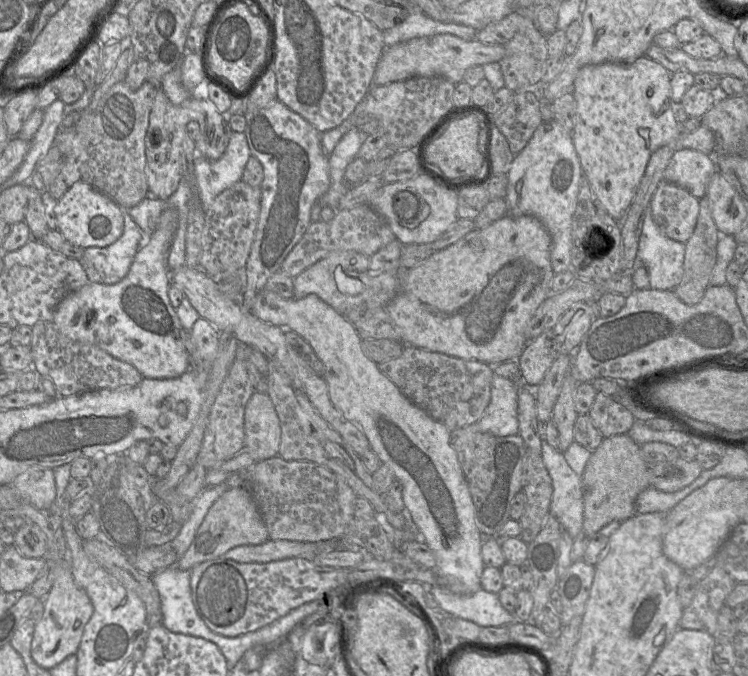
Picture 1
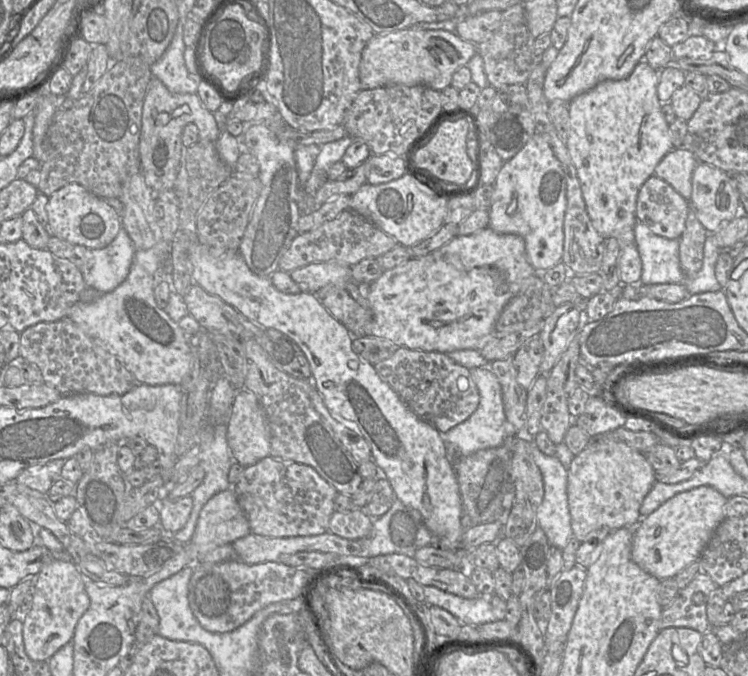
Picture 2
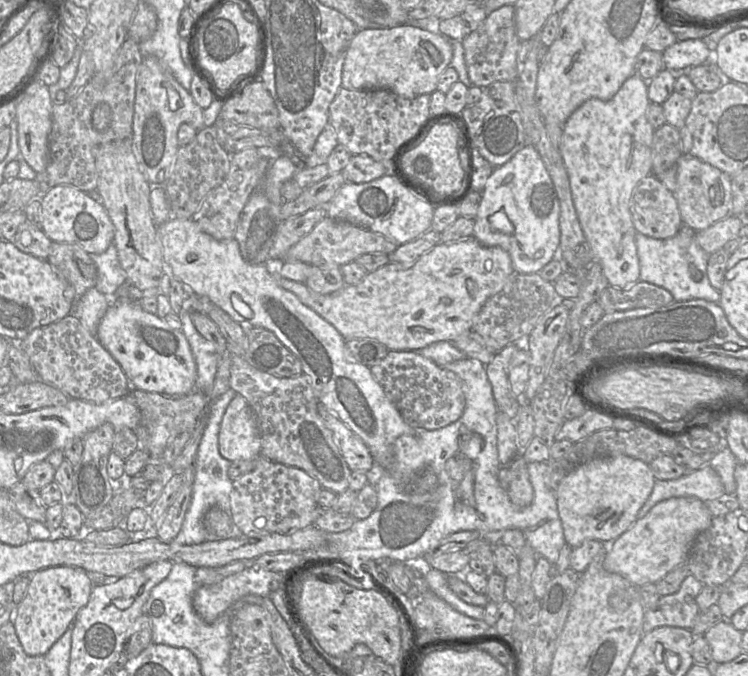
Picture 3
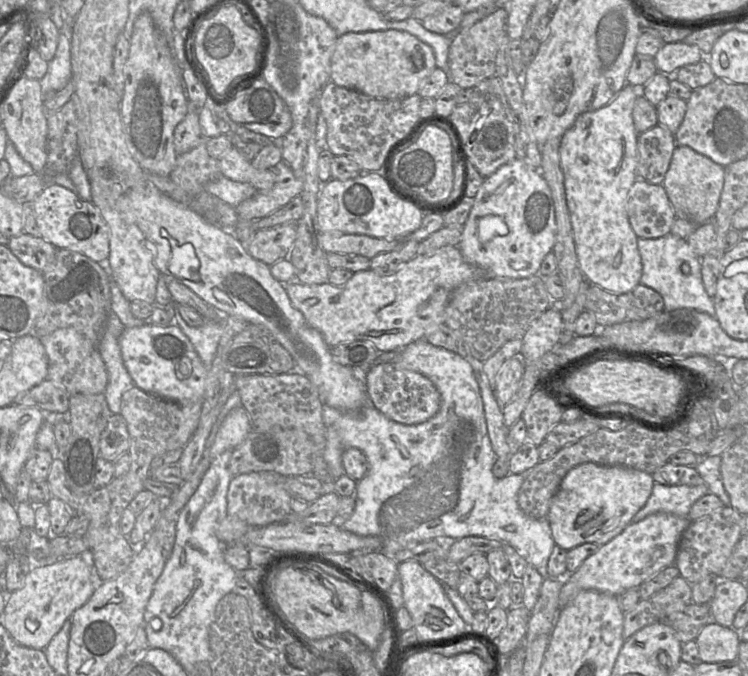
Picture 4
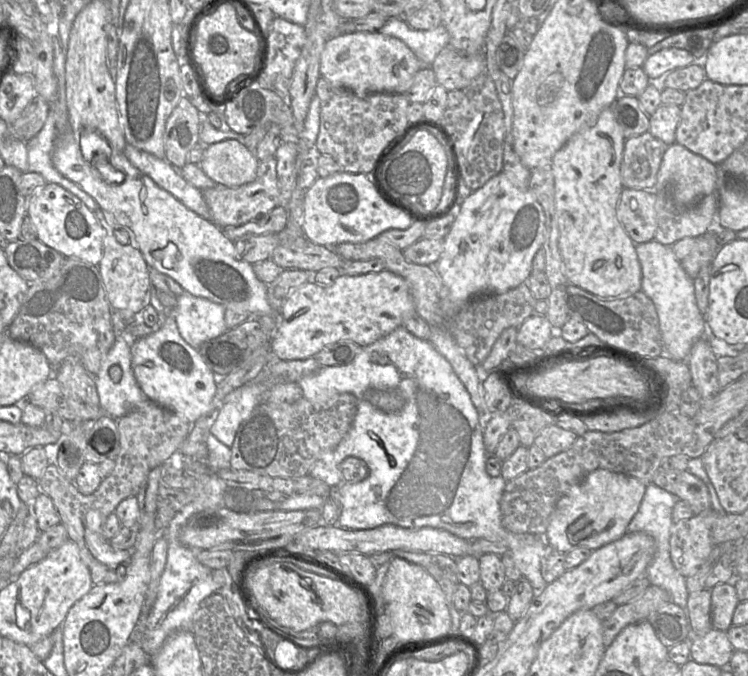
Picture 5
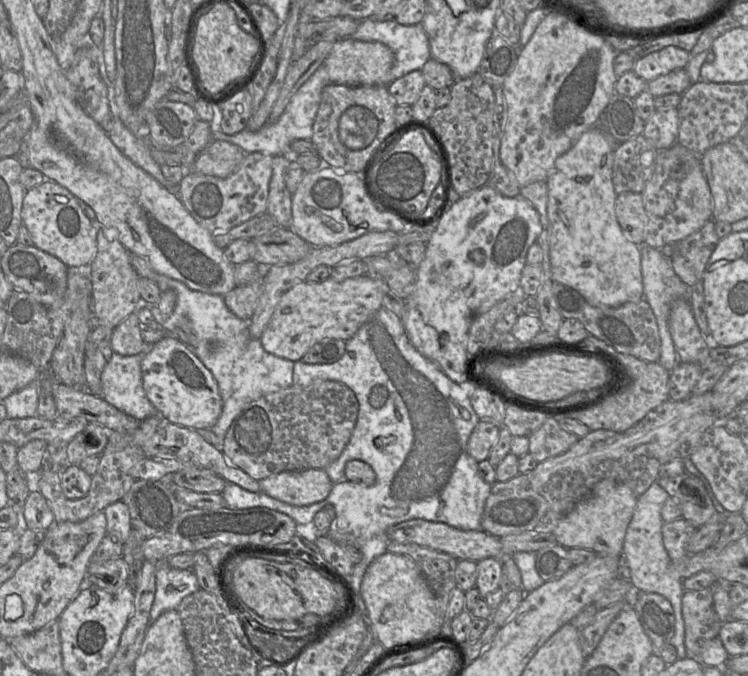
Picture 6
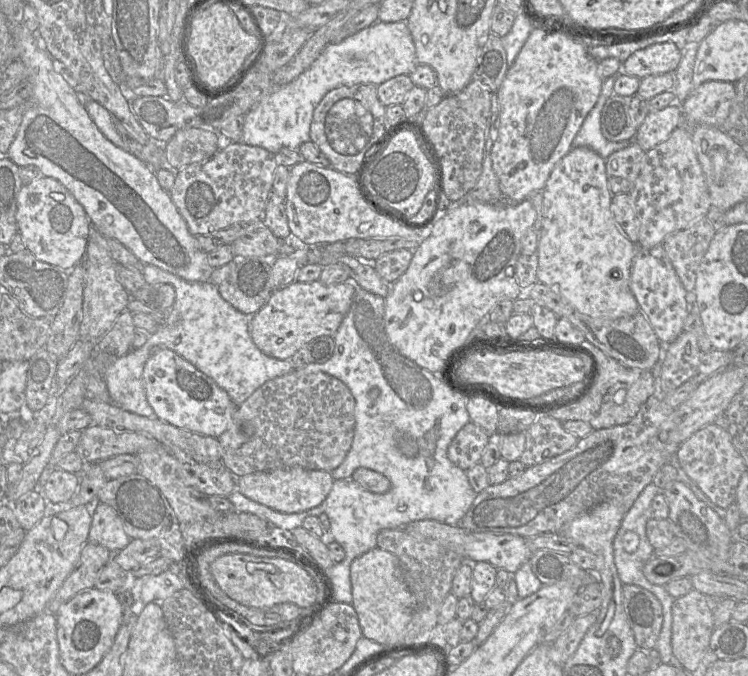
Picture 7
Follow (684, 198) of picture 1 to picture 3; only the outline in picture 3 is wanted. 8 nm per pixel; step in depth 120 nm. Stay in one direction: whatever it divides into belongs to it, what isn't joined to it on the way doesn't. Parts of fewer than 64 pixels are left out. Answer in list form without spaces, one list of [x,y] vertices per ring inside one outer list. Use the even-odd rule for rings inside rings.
[[[653,174],[635,187],[630,213],[636,232],[655,239],[672,238],[683,225],[674,194]]]

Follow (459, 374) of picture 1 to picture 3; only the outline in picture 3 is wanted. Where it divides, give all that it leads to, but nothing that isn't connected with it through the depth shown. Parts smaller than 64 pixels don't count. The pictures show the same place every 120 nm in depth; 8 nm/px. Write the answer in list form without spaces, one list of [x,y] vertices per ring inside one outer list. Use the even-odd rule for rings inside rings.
[[[390,350],[382,360],[369,368],[388,399],[401,413],[403,419],[415,429],[437,430],[443,428],[457,421],[464,412],[466,398],[459,377],[417,352]]]

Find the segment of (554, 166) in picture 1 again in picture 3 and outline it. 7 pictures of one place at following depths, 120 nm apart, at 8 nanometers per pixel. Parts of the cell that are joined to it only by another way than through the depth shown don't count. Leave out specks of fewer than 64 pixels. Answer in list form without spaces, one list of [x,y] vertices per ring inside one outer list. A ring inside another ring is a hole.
[[[525,145],[505,164],[495,167],[482,191],[473,237],[487,247],[500,247],[511,257],[515,273],[539,273],[558,256],[560,203],[552,179],[534,145]]]

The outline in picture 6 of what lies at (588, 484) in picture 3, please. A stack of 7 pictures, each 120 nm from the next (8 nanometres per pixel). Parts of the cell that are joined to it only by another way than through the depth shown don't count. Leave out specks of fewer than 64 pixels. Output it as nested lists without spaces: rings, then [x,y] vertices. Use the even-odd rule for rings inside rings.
[[[602,479],[590,494],[578,502],[558,522],[553,534],[566,549],[585,548],[597,555],[622,556],[625,534],[634,514],[638,497],[624,483]]]

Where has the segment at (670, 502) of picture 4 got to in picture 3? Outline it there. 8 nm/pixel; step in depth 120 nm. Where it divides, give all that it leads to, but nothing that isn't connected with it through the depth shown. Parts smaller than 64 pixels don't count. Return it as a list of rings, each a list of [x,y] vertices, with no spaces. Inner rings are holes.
[[[709,465],[675,480],[656,480],[653,490],[637,513],[637,519],[644,517],[657,503],[673,497],[695,497],[703,502],[717,499],[725,493],[719,475]]]

